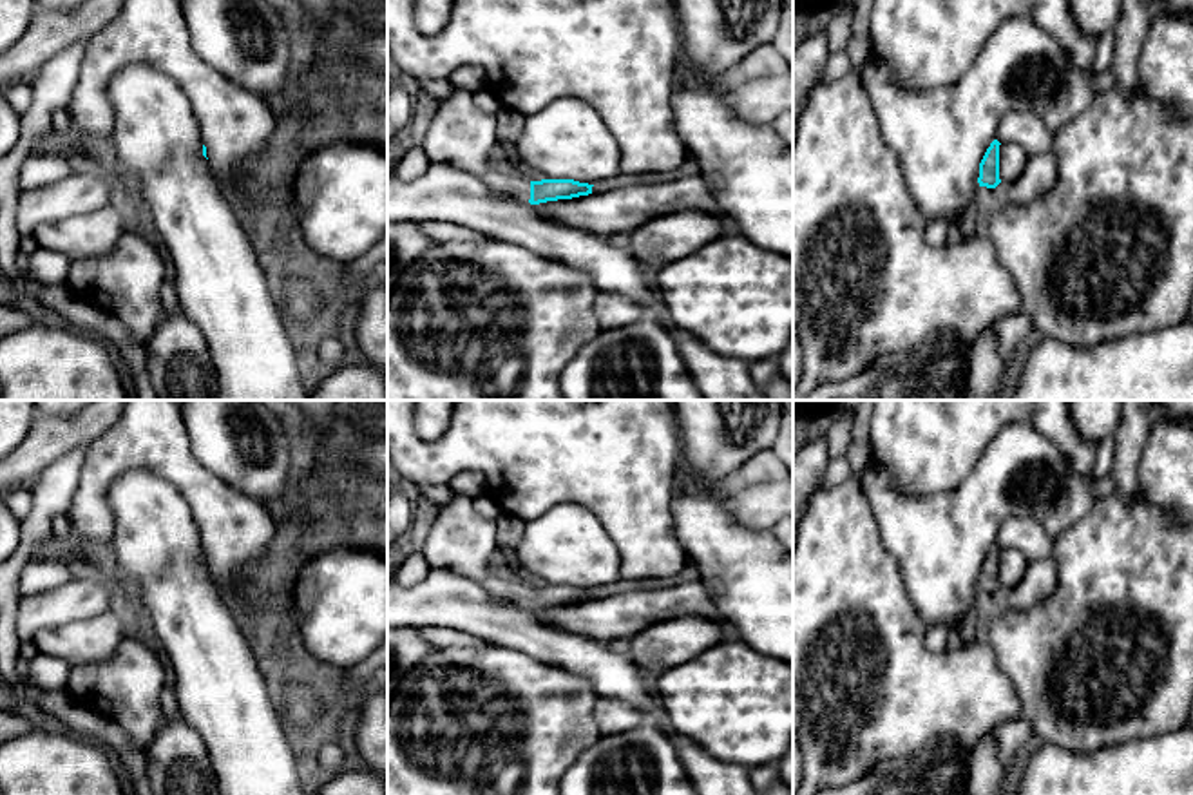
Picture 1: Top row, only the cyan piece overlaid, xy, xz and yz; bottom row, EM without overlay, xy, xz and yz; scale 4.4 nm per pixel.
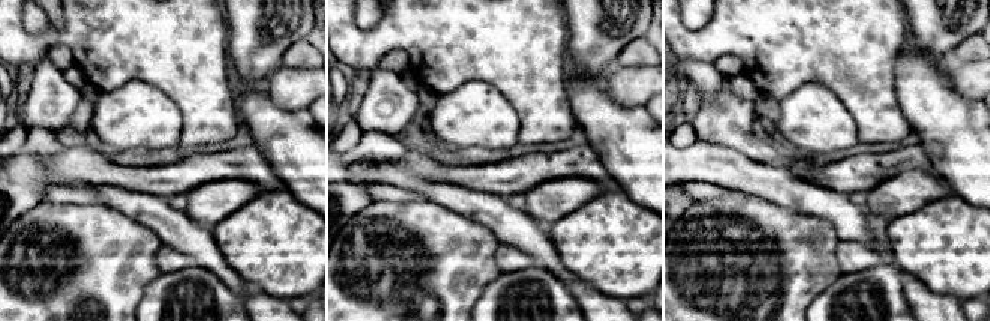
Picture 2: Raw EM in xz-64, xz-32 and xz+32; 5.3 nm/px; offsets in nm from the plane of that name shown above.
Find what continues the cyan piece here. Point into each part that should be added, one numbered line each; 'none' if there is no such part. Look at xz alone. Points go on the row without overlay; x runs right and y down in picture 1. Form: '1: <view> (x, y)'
1: xz (458, 540)

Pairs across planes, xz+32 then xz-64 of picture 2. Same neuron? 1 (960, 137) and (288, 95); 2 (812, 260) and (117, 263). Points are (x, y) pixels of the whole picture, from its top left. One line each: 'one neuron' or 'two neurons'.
1: two neurons
2: one neuron

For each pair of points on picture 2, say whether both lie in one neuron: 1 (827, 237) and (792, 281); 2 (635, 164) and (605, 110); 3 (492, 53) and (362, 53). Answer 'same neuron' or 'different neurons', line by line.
1: same neuron
2: same neuron
3: same neuron

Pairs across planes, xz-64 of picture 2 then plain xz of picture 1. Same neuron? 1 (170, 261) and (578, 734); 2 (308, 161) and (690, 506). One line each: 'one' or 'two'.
1: two
2: one

